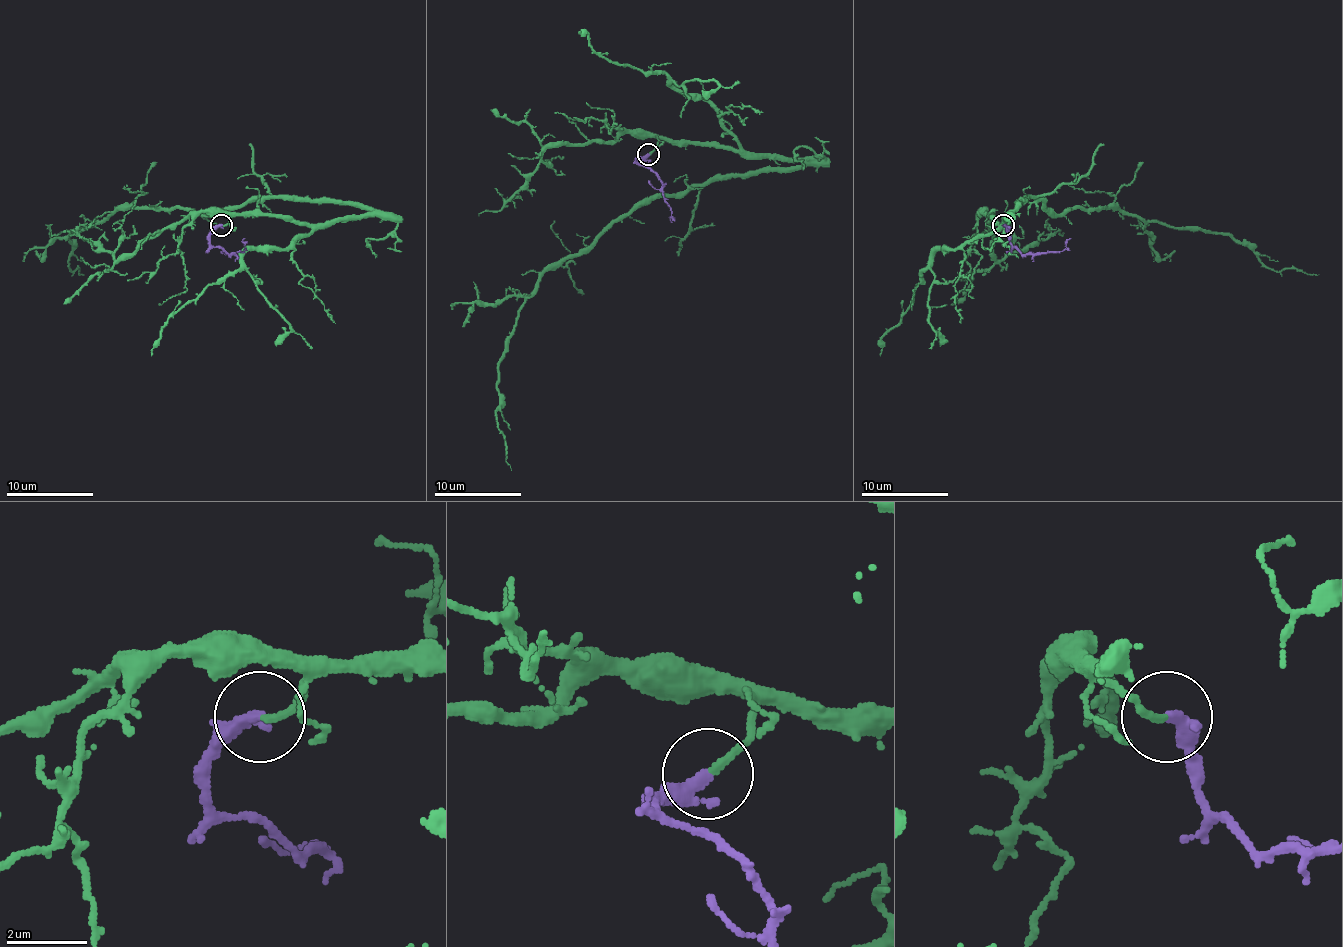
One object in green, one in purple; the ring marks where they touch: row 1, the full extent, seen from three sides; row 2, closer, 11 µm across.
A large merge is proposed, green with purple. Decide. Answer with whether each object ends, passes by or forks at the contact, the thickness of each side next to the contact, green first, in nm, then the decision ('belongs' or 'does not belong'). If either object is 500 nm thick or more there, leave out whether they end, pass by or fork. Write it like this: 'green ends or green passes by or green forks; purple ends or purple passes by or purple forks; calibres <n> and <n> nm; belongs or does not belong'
green ends; purple passes by; calibres 160 and 240 nm; belongs

